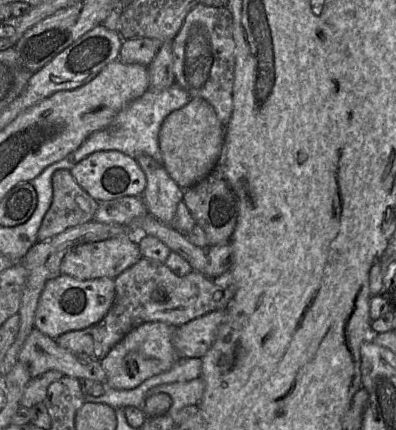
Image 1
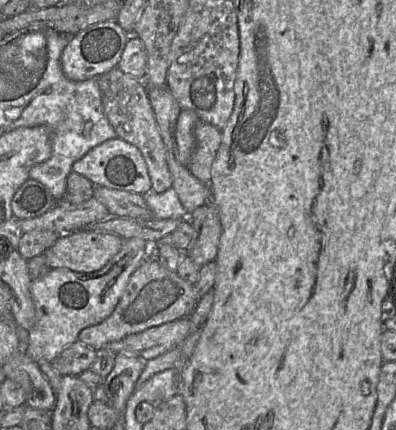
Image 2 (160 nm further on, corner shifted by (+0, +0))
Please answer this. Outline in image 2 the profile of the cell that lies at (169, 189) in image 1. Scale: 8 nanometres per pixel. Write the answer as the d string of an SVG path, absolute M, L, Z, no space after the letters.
M114 67L99 76L102 103L117 136L136 146L142 153L152 183L152 190L162 193L172 187L173 178L168 168L167 149L156 123L148 97L145 79L139 79Z

